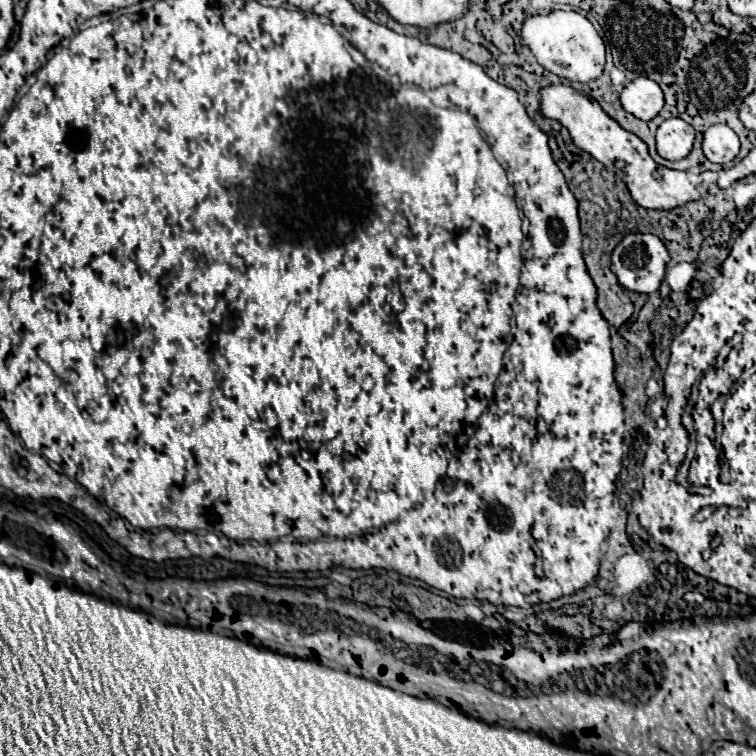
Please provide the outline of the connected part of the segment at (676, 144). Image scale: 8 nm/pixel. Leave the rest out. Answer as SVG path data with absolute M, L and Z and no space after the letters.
M669 118L657 128L657 152L665 160L681 160L691 152L695 130L681 118Z

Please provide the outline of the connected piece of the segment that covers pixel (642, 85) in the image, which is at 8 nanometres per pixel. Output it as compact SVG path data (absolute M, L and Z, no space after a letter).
M635 78L621 92L621 106L639 120L651 120L663 108L663 92L649 78Z

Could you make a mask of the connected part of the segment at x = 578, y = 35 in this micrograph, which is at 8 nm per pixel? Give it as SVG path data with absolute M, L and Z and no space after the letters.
M553 10L549 14L527 16L521 24L523 44L533 52L537 62L557 74L559 78L571 82L589 82L601 76L605 66L605 44L595 32L593 24L579 12Z

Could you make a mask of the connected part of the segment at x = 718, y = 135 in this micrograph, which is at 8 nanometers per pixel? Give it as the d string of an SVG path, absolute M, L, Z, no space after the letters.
M715 124L703 132L703 154L709 162L727 164L739 154L739 138L737 134L725 126Z

